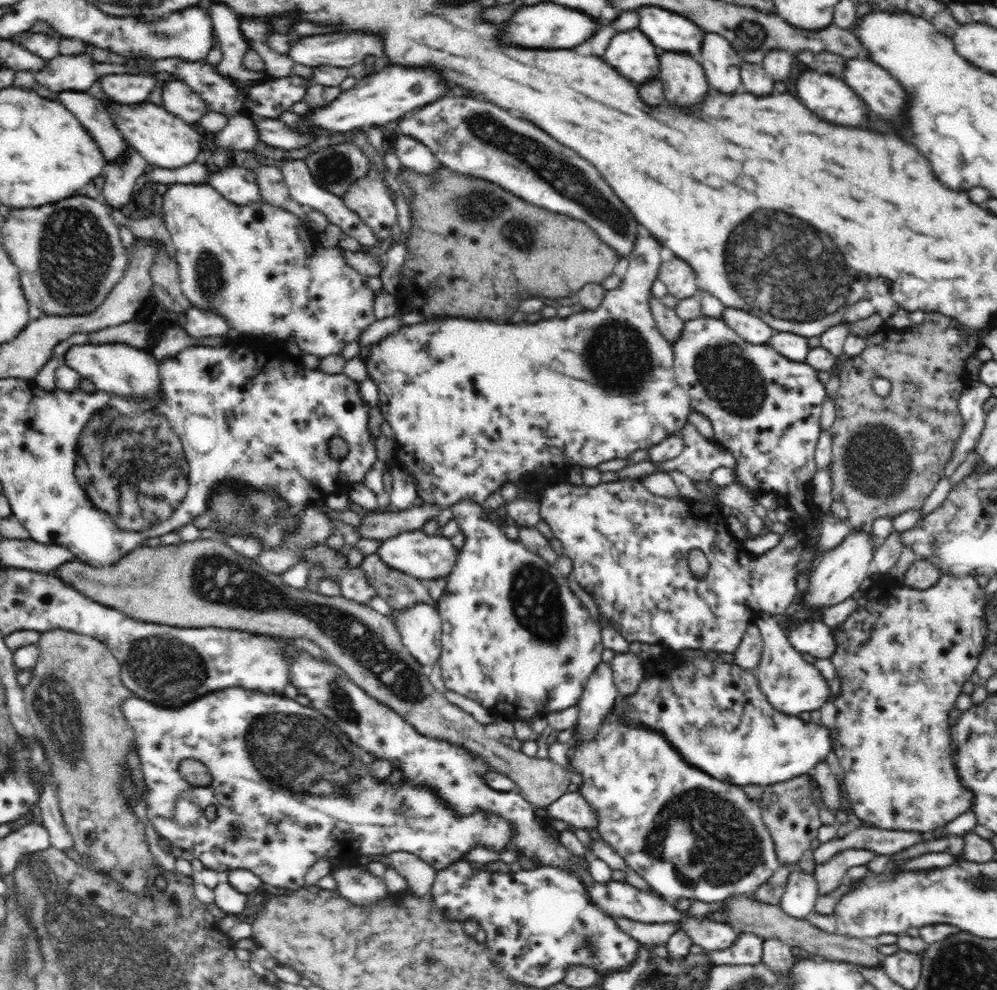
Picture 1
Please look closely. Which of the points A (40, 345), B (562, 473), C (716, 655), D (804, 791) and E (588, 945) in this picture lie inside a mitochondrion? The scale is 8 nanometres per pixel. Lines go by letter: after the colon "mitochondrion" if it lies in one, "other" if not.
A: other
B: other
C: other
D: other
E: mitochondrion

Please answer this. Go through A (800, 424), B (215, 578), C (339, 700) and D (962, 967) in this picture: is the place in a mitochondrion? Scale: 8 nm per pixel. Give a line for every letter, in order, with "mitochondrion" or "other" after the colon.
A: other
B: mitochondrion
C: mitochondrion
D: mitochondrion

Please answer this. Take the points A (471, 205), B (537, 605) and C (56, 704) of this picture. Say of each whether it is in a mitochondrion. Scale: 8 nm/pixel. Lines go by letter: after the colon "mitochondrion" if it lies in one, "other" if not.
A: mitochondrion
B: mitochondrion
C: mitochondrion

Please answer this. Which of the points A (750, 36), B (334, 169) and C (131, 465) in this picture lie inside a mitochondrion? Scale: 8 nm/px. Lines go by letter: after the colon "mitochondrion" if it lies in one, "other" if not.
A: mitochondrion
B: mitochondrion
C: mitochondrion

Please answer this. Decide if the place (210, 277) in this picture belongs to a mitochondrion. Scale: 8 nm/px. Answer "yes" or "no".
yes

